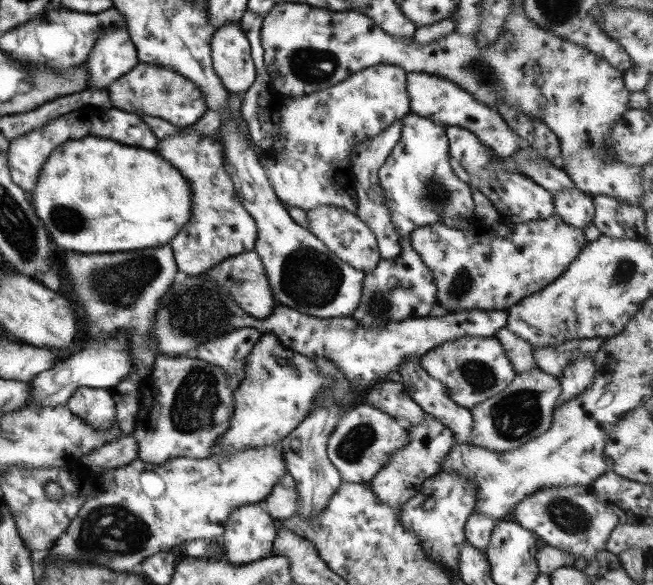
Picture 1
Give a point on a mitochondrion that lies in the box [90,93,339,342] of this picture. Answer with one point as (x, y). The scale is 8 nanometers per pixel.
(122, 279)

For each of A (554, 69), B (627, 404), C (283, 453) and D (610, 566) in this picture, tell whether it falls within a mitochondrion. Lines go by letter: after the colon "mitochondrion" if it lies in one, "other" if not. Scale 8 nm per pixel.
A: other
B: other
C: other
D: other

